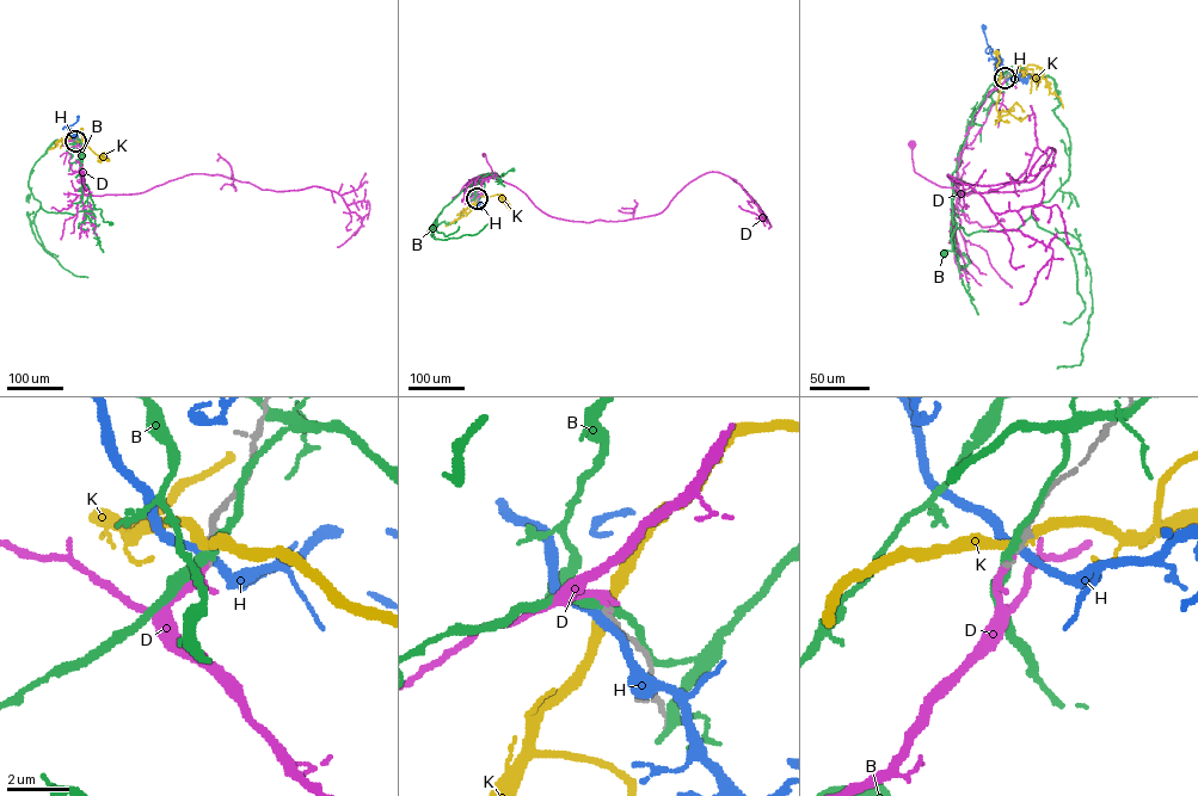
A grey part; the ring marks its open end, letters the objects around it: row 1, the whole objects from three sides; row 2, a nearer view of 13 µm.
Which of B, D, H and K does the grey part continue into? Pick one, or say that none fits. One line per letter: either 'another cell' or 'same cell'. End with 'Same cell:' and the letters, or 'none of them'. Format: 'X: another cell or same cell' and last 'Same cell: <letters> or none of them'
B: another cell
D: same cell
H: another cell
K: another cell
Same cell: D

